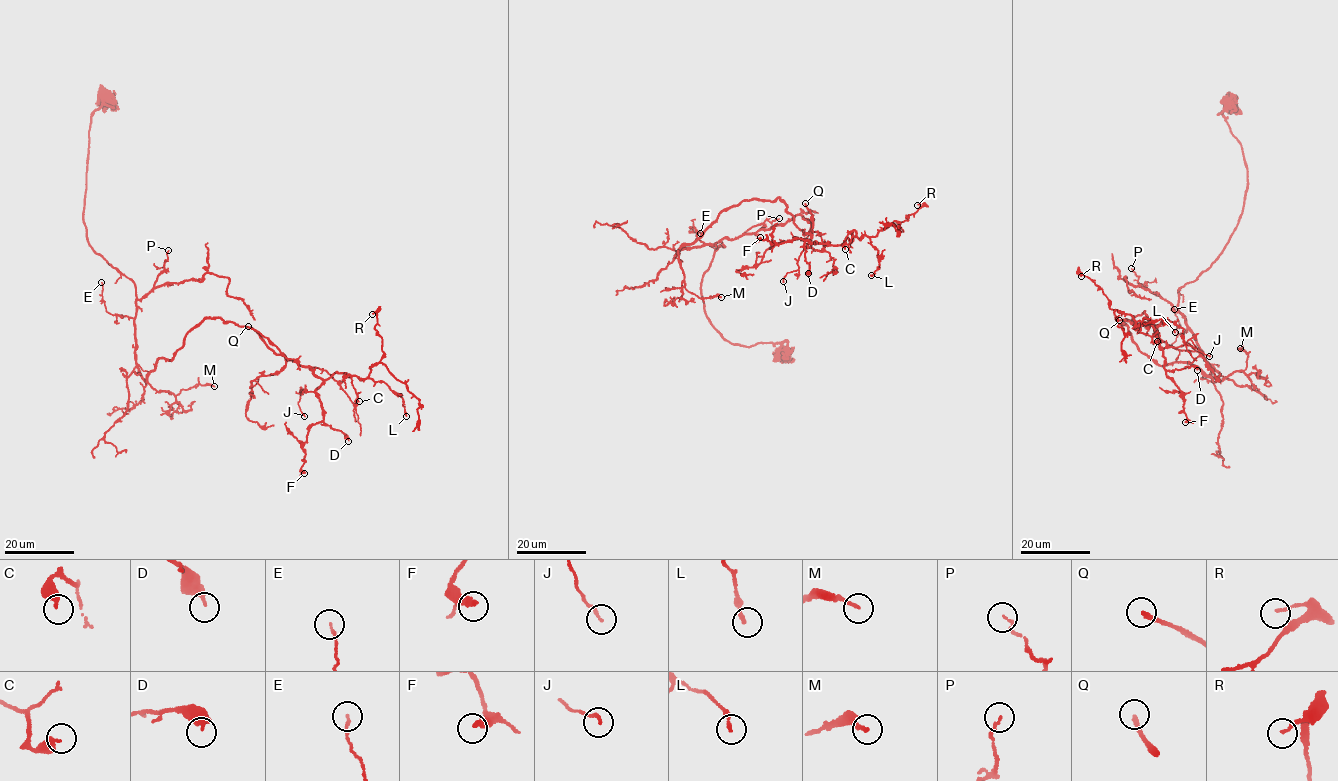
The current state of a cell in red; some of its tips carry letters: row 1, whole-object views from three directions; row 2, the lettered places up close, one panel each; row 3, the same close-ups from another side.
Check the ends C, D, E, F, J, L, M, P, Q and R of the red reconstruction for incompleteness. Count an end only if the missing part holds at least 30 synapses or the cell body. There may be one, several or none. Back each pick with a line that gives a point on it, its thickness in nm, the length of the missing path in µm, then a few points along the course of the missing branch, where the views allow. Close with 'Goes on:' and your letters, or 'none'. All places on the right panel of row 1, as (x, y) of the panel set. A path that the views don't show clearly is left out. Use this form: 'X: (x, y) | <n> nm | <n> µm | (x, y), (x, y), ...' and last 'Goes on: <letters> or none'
Q: (1119, 320) | 180 nm | 45 µm | (1119, 320), (1110, 312), (1108, 303), (1096, 294), (1098, 300), (1099, 297), (1088, 286), (1064, 287), (1058, 293)
Goes on: Q

